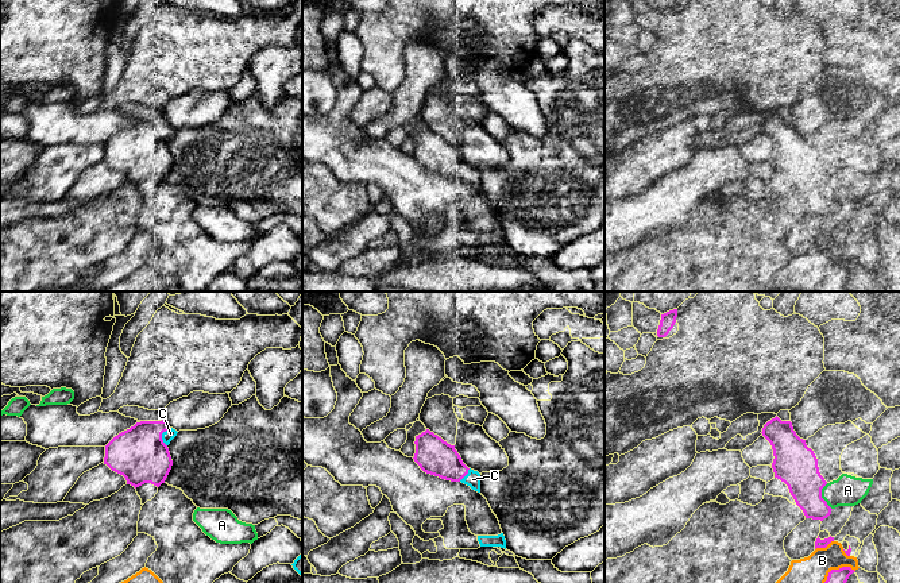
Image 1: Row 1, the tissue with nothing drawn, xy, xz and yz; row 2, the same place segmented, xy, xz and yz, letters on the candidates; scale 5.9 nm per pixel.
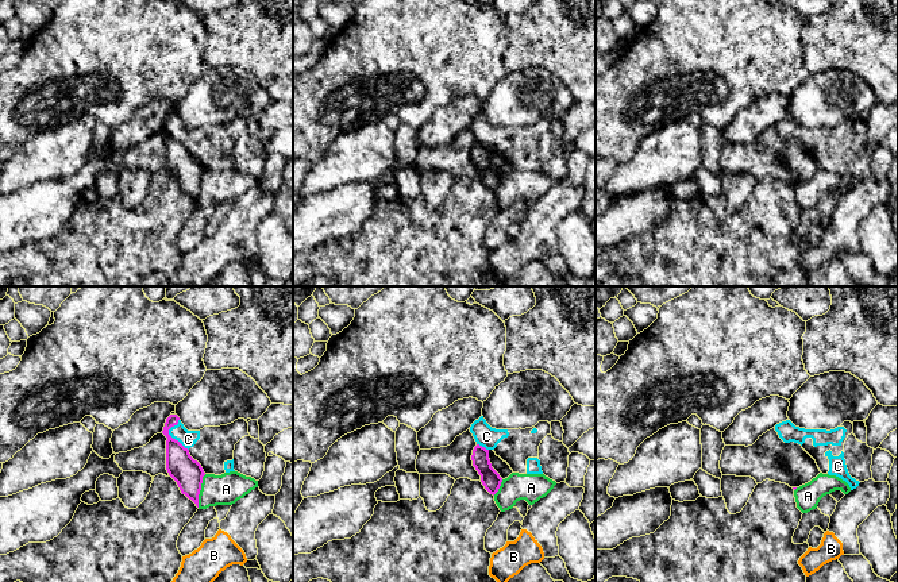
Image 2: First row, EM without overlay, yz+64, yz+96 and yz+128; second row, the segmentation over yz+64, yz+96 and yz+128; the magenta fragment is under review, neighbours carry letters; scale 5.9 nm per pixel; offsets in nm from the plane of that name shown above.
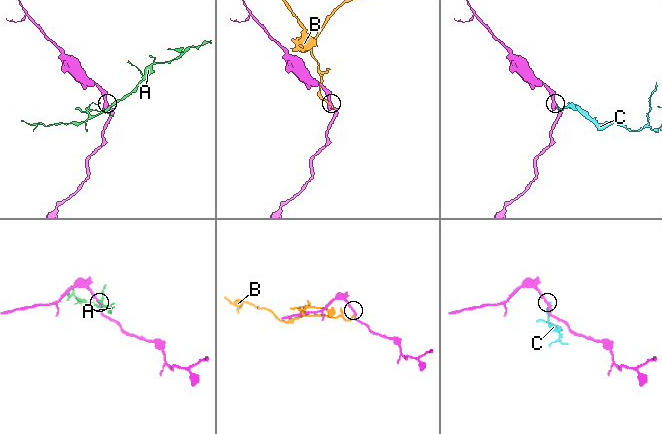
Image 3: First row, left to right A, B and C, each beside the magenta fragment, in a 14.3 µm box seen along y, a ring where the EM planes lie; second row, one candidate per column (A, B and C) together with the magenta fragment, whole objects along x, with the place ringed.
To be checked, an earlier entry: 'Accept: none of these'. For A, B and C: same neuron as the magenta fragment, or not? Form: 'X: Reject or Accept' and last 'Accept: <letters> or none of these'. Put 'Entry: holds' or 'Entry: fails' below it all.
A: Reject
B: Reject
C: Accept
Accept: C
Entry: fails

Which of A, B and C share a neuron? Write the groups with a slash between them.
A / B / C

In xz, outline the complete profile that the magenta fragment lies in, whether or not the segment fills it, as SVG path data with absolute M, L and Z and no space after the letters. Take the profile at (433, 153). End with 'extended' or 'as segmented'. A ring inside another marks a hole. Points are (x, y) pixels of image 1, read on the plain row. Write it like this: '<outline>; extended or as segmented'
M429 127L416 134L414 142L413 157L424 170L445 178L461 179L480 190L480 171L463 161L455 143L448 142Z; extended

